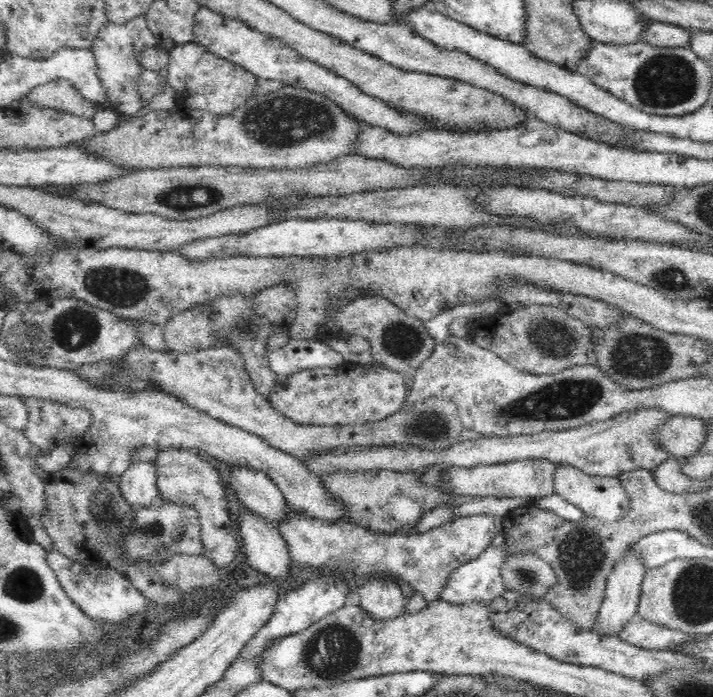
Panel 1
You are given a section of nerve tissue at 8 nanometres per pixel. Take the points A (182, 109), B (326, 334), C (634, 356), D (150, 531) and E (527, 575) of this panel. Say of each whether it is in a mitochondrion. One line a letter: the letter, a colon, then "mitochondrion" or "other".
A: other
B: other
C: mitochondrion
D: mitochondrion
E: mitochondrion

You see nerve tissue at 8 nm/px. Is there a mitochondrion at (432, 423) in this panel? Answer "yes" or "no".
yes

